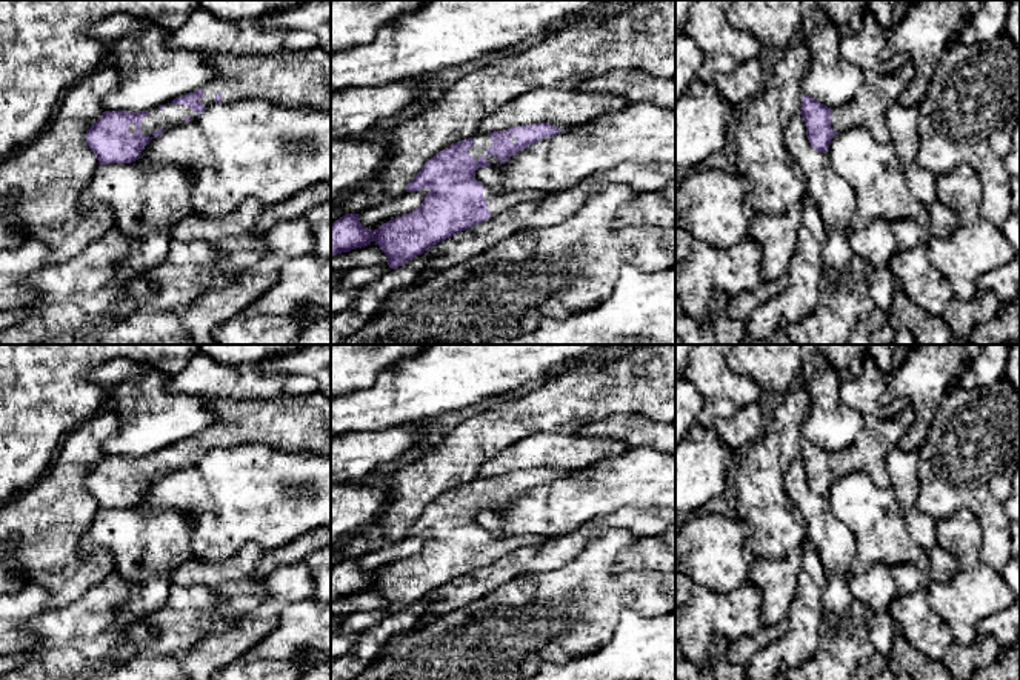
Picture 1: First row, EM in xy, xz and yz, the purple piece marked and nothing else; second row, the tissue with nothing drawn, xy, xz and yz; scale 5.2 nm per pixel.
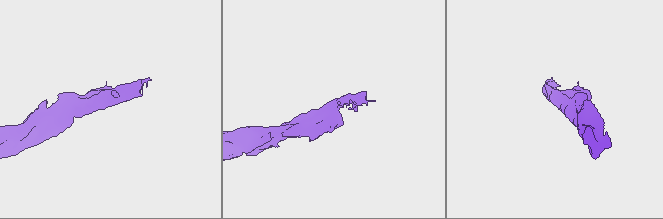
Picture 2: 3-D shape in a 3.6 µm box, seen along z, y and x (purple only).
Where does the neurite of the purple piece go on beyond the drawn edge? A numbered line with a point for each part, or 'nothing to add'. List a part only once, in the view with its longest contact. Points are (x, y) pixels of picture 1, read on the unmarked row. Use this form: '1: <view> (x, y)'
1: xz (482, 486)

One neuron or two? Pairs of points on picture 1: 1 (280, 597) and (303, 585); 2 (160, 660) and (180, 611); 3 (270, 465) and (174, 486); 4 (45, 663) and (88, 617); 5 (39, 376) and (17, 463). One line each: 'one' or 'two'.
1: one
2: one
3: one
4: one
5: one

